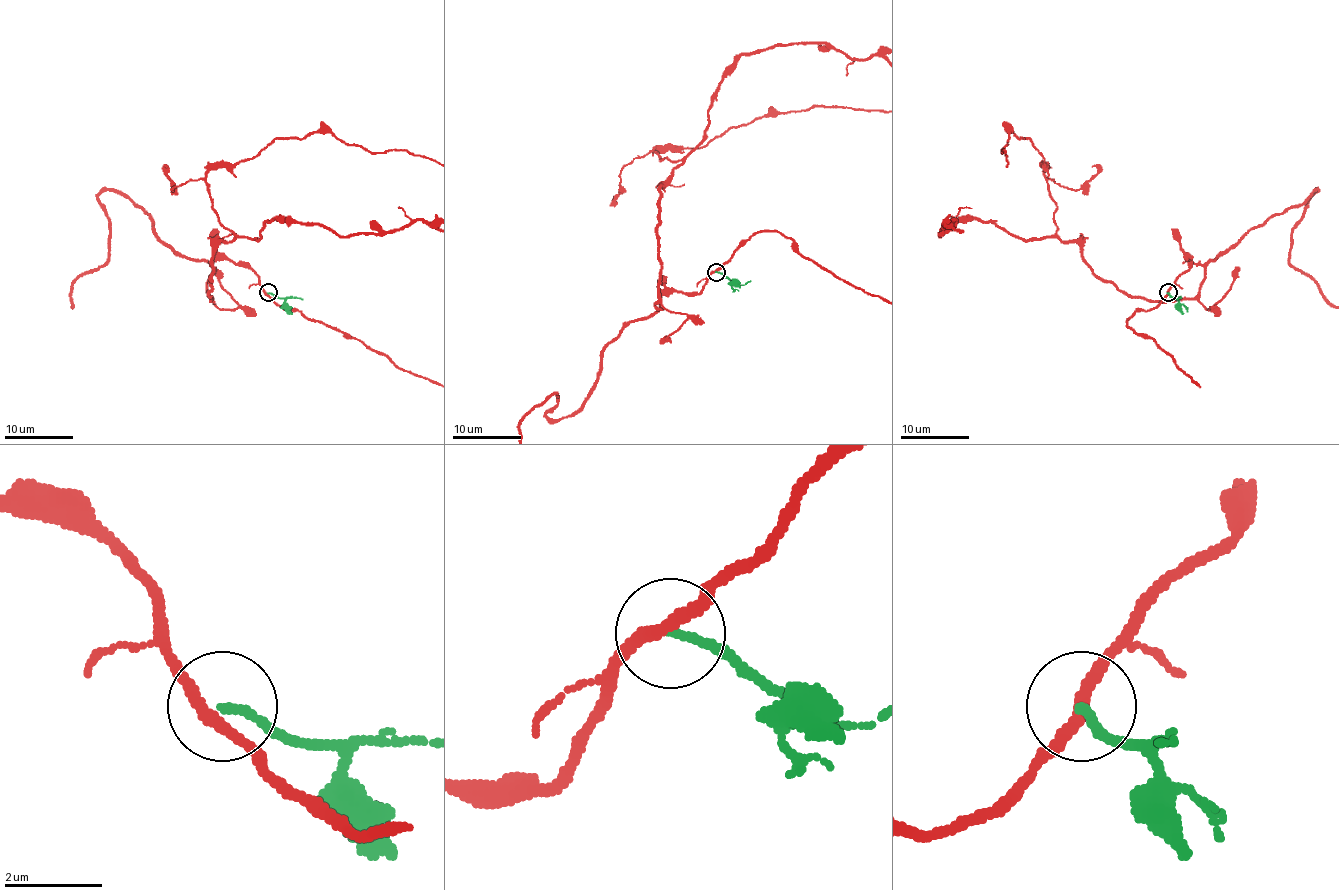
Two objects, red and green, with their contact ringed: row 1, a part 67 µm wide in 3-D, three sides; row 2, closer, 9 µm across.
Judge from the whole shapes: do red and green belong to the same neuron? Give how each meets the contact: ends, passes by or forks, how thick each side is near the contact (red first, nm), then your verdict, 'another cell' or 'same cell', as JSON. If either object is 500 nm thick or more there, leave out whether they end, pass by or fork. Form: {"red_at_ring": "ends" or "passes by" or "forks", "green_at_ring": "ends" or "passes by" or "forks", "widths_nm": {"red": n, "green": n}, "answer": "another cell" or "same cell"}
{"red_at_ring": "passes by", "green_at_ring": "ends", "widths_nm": {"red": 240, "green": 180}, "answer": "another cell"}

